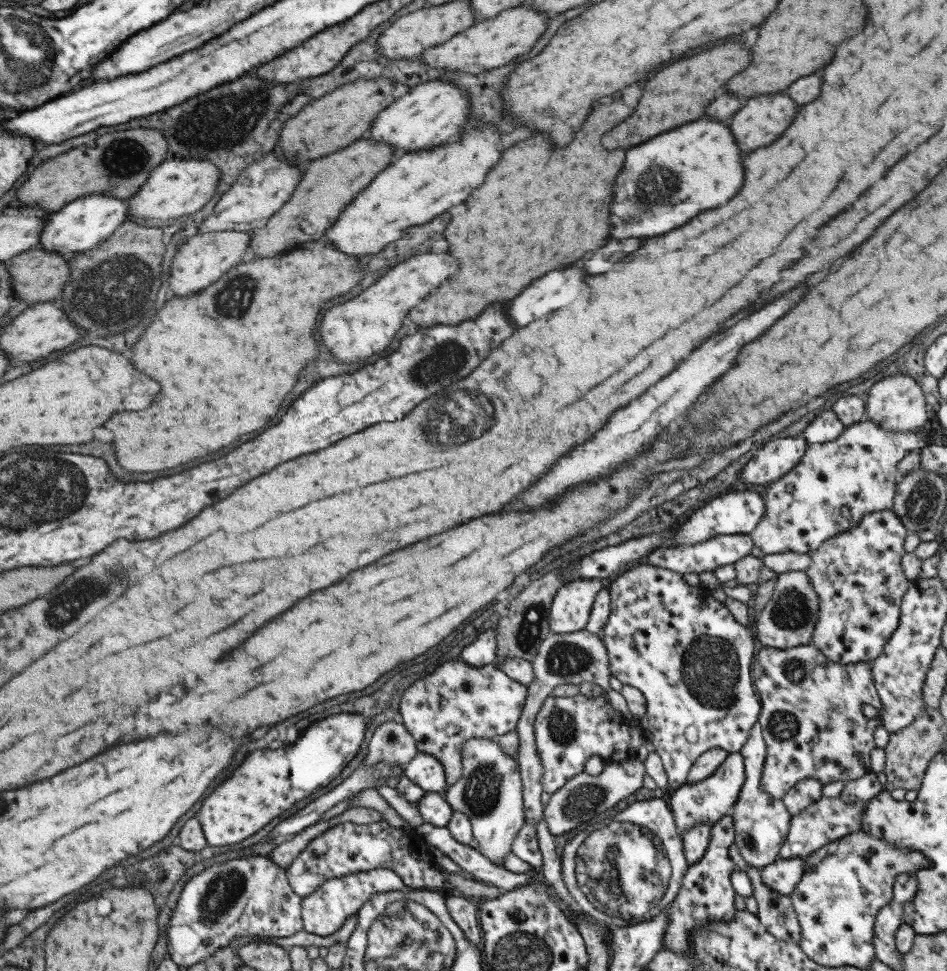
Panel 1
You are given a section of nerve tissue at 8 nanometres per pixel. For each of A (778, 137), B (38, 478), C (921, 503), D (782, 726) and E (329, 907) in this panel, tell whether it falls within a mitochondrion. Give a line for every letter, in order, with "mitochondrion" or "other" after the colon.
A: other
B: mitochondrion
C: mitochondrion
D: mitochondrion
E: other

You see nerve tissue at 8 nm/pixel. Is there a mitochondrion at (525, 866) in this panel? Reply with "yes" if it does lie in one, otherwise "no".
no

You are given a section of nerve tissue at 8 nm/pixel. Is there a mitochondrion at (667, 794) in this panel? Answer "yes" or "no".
no

